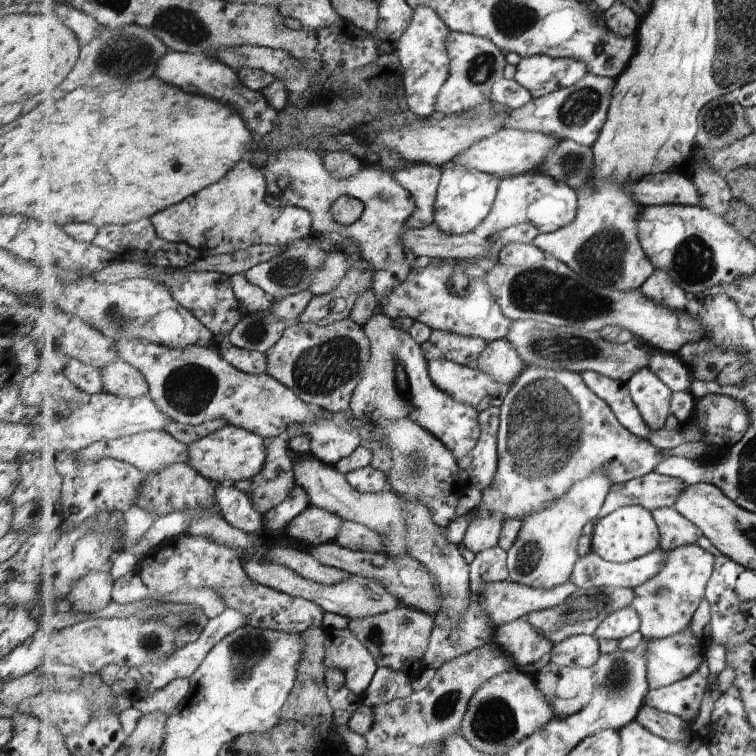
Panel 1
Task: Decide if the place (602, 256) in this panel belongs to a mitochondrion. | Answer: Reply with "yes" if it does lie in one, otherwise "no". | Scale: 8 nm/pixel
yes

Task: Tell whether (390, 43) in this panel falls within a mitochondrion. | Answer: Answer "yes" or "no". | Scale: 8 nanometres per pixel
no

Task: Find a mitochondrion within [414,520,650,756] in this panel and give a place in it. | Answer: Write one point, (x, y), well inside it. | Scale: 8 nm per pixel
(494, 723)

